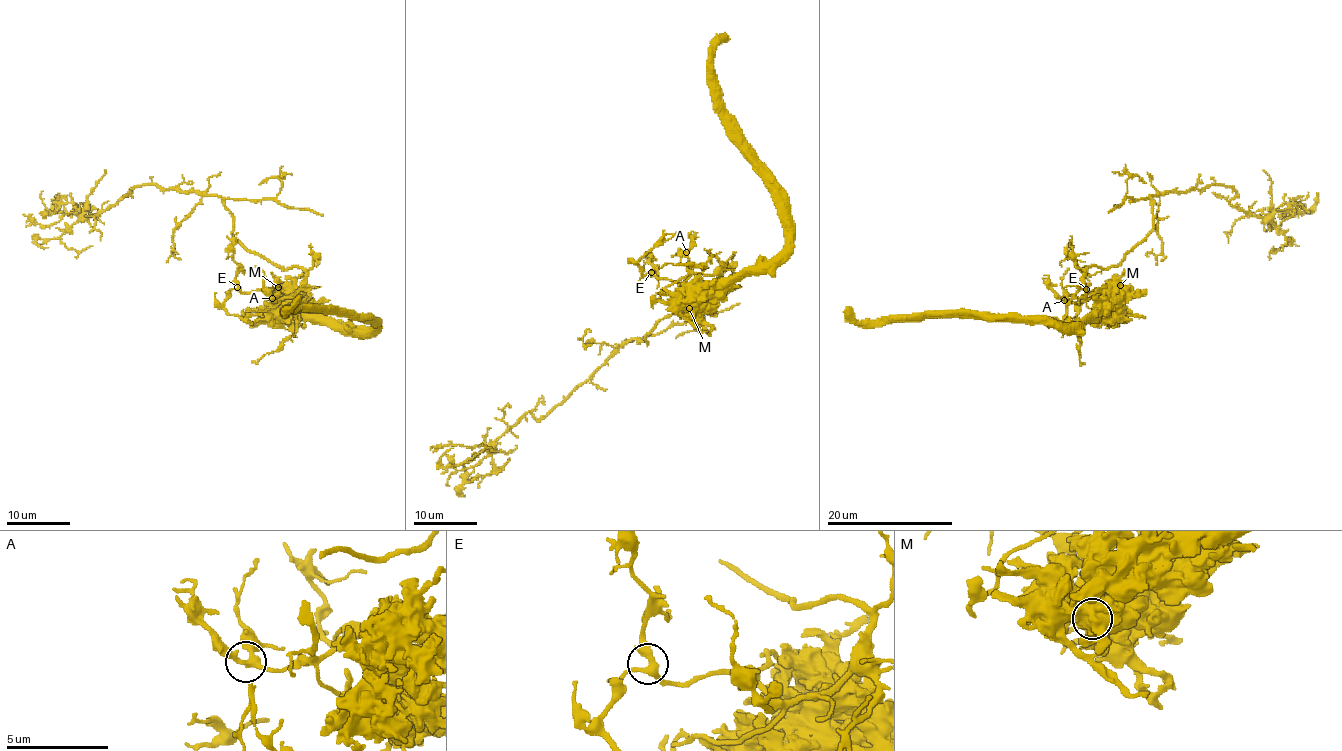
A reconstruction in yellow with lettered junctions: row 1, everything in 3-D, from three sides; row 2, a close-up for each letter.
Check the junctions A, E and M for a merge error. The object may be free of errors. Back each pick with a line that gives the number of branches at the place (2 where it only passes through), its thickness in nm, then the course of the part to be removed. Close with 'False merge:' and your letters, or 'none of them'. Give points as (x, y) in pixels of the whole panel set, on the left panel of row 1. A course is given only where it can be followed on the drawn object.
M: Branches: 3. Thickness 300 nm. Course of the part to remove: (278, 287), (271, 292), (289, 298), (305, 273), (250, 253), (225, 202), (154, 184), (36, 243), (48, 247)
False merge: M

